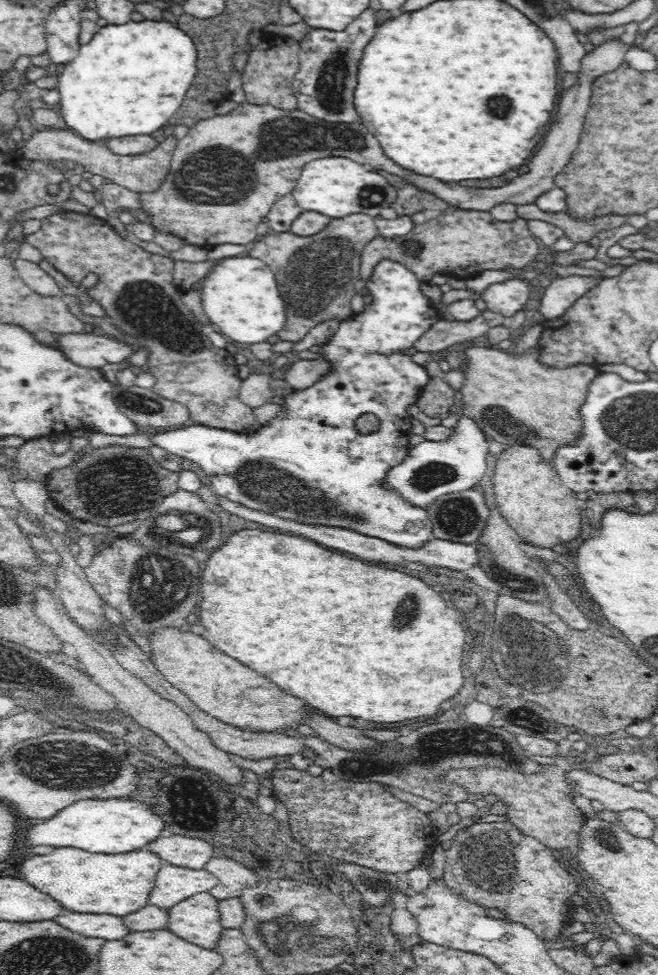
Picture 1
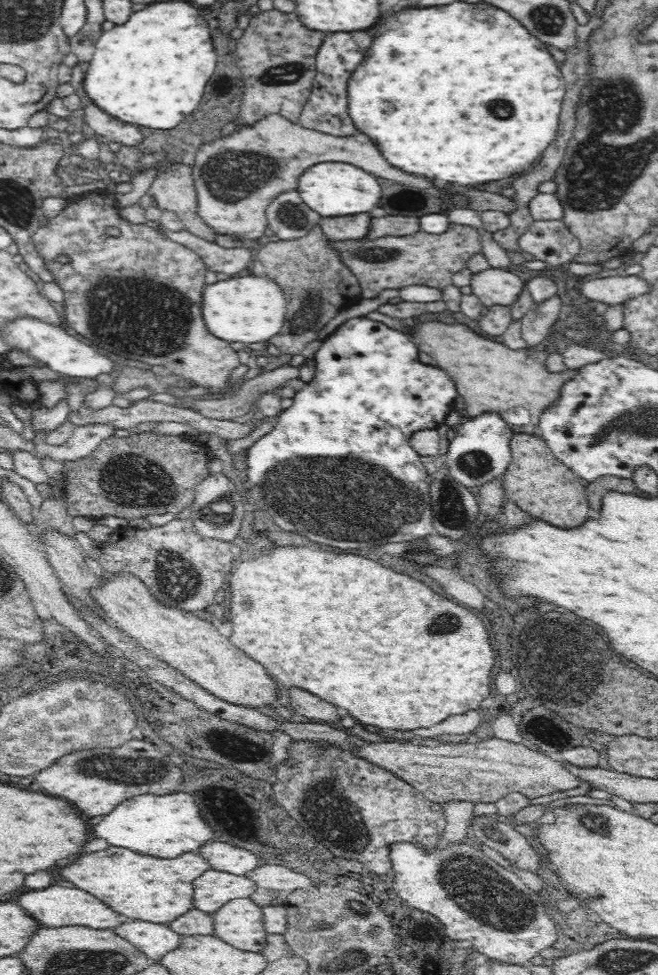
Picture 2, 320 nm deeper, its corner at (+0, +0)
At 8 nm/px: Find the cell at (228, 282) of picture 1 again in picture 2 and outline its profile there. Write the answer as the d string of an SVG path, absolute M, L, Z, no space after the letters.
M228 276L210 284L202 292L202 314L208 330L228 343L241 342L247 346L256 342L269 341L274 334L281 332L285 325L285 292L277 282L264 276Z

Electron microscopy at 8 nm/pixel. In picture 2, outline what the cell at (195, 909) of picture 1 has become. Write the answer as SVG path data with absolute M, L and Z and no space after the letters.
M233 898L210 913L212 936L238 950L258 953L267 934L260 923L260 907L248 898Z

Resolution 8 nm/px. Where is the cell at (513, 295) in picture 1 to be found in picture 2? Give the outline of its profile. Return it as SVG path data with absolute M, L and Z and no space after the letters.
M489 268L471 276L471 289L486 307L514 304L525 282L510 271Z

